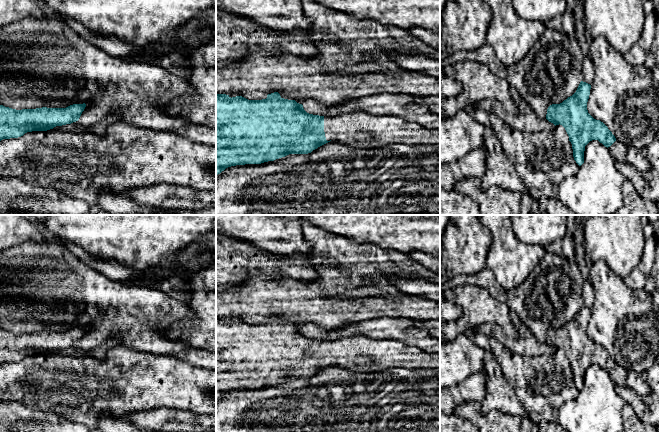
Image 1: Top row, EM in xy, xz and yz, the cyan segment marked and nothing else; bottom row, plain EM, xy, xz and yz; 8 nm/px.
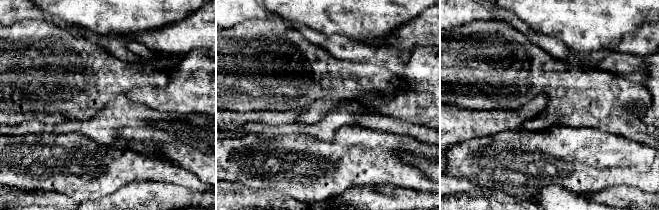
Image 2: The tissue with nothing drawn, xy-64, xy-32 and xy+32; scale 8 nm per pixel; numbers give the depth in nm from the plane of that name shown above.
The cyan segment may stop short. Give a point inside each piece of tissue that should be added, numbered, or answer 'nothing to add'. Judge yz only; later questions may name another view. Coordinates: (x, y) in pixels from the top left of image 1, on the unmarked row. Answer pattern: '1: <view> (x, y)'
1: yz (617, 373)

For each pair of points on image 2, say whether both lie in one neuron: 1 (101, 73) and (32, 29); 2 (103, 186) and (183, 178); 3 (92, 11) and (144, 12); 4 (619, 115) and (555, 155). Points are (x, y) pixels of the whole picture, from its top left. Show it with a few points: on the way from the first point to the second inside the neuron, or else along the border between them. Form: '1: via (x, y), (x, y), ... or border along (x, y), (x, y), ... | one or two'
1: via (84, 58), (76, 47), (50, 46) | one
2: via (123, 171), (163, 171) | one
3: via (105, 11), (131, 11) | one
4: border along (573, 126), (591, 127), (614, 132), (619, 135) | two

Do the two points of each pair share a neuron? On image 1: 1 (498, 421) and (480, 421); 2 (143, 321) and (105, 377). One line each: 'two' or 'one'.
1: one
2: two

